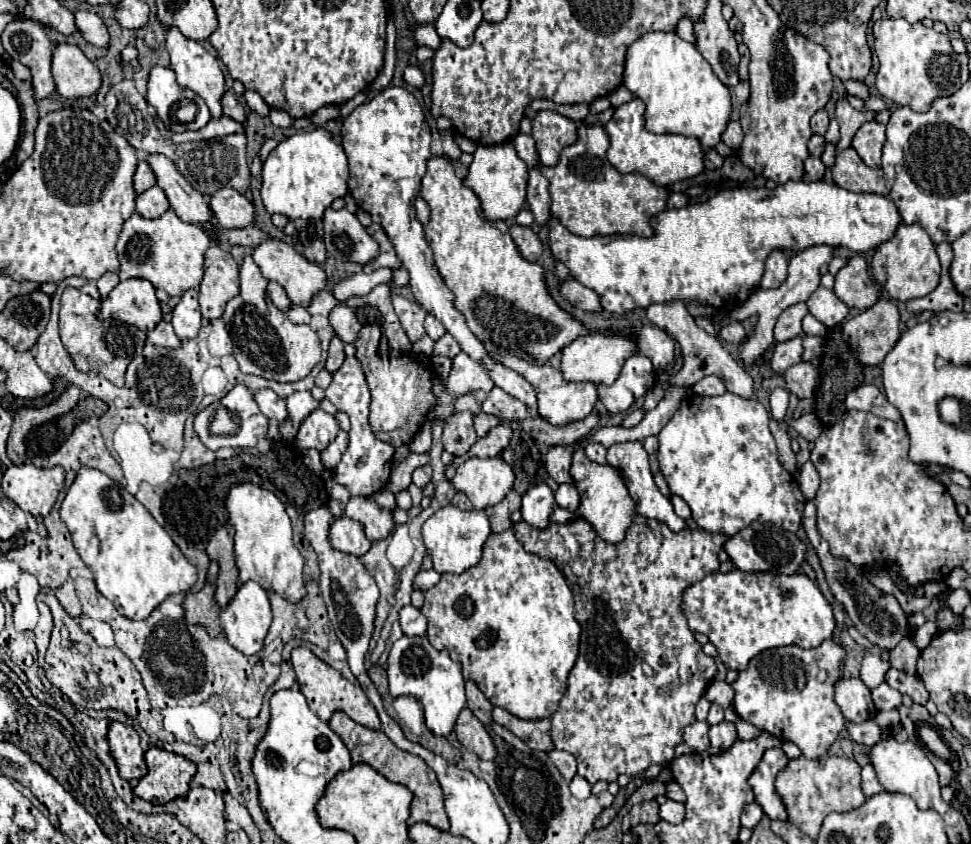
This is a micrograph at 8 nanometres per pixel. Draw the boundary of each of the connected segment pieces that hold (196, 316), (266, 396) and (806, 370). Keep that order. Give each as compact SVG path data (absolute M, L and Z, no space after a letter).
M188 289L182 297L180 303L172 311L172 325L176 335L184 339L192 339L200 331L200 307L198 307L198 291Z
M260 389L254 393L254 399L260 407L260 411L266 417L276 419L278 423L284 423L288 419L288 409L286 409L286 399L278 397L272 389Z
M800 361L792 367L788 367L786 373L784 373L784 379L786 379L786 389L790 393L798 395L800 399L802 397L812 397L816 387L818 387L818 373L806 361Z

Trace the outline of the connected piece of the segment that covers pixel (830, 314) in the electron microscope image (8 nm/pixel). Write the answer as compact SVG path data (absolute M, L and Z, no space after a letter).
M822 285L810 295L806 305L808 305L810 313L818 321L822 321L826 327L840 325L848 315L848 305L844 301L840 301L832 289L826 289Z

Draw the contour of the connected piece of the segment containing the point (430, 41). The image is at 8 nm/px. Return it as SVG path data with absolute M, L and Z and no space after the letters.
M418 23L416 29L414 29L414 39L416 39L416 45L426 45L426 47L432 47L432 49L438 49L440 47L440 39L438 39L438 33L436 33L436 27L432 23Z

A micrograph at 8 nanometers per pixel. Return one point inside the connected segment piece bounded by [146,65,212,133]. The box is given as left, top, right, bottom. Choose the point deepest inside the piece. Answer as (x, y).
(164, 94)

